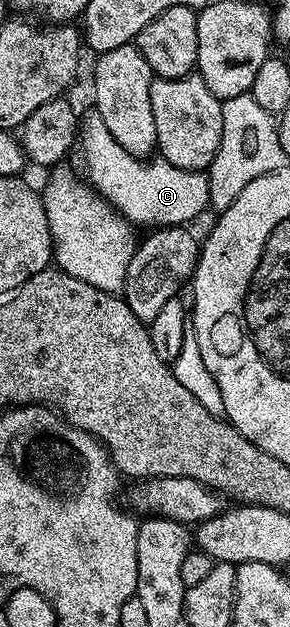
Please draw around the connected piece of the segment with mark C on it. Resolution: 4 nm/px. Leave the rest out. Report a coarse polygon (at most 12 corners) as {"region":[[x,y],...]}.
{"region":[[80,118],[89,181],[135,227],[186,226],[210,179],[132,156]]}

